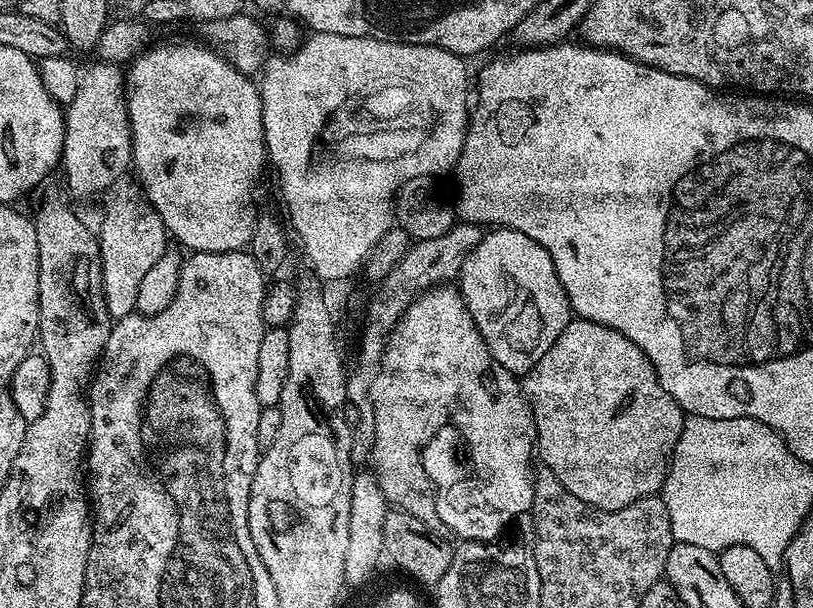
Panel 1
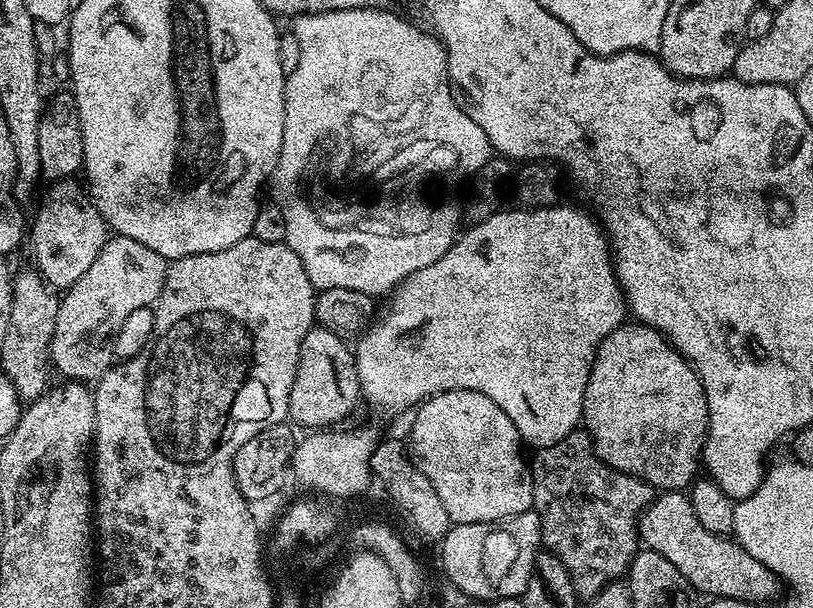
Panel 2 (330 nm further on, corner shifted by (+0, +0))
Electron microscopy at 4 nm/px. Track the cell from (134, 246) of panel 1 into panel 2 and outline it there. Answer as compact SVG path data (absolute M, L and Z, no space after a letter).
M115 234L109 235L104 241L98 258L90 265L90 270L78 278L72 287L63 293L56 319L56 332L52 335L52 347L50 356L53 361L60 360L64 356L66 363L76 366L83 356L92 356L104 343L111 341L118 334L122 322L134 310L155 305L160 298L160 292L168 277L169 261L162 254L142 246L134 238L126 238Z

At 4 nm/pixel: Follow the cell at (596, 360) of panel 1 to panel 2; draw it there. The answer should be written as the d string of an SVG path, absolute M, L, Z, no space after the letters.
M625 322L606 336L604 341L596 347L596 357L592 360L592 369L584 387L582 424L583 427L584 425L588 427L589 434L596 439L596 456L606 467L613 468L621 477L642 480L645 484L649 484L653 490L659 490L661 493L678 492L687 489L693 483L694 477L697 475L697 473L695 474L696 468L698 472L698 465L702 460L704 437L708 434L706 394L704 387L700 384L700 377L692 369L692 365L656 329L639 322Z

